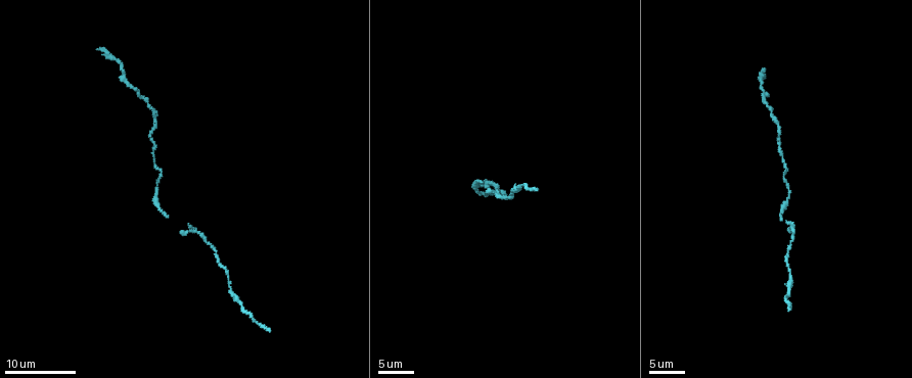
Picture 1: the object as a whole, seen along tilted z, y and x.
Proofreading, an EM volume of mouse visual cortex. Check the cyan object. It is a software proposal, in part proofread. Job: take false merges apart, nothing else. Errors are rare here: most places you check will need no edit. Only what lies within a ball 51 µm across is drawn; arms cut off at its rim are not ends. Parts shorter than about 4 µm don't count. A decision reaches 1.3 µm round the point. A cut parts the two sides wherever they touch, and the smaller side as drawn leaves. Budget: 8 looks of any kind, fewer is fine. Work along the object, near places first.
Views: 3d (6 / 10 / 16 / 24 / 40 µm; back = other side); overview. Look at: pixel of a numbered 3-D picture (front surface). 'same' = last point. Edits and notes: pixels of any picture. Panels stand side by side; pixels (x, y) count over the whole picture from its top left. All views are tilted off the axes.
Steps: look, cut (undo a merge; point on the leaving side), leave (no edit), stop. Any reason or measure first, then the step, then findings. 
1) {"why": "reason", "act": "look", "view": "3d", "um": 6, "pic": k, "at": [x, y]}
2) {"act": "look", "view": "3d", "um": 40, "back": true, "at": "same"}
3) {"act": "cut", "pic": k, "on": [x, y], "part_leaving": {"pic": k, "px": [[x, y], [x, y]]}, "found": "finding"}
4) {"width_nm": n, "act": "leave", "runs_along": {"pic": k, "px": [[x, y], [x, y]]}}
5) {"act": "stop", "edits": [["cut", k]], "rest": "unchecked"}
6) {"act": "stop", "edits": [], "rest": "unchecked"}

{"act": "look", "view": "3d", "um": 10, "pic": 1, "at": [157, 203]}

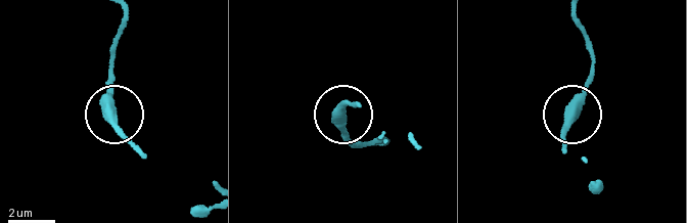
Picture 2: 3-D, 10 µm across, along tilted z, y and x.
{"width_nm": 410, "act": "leave", "runs_along": {"pic": 2, "px": [[576, 110], [563, 153]]}, "found": "continuous, no second neuron"}

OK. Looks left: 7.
{"why": "a narrow waist", "act": "look", "view": "3d", "um": 10, "pic": 1, "at": [152, 139]}

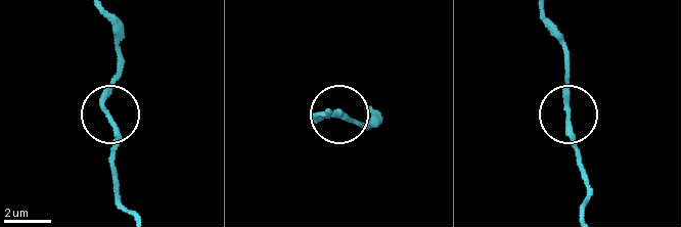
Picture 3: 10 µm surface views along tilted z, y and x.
{"act": "leave", "runs_along": {"pic": 3, "px": [[582, 209], [589, 179], [568, 117], [564, 38]]}, "found": "continuous, no second neuron"}

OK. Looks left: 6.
{"why": "calibre changes", "act": "look", "view": "3d", "um": 16, "pic": 1, "at": [243, 307]}

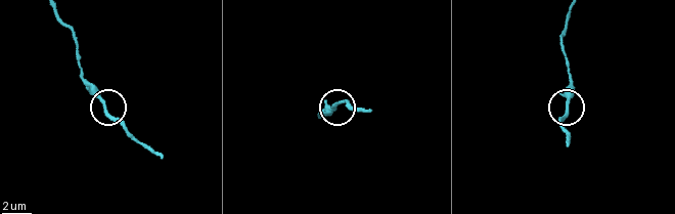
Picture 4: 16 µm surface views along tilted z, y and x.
{"width_nm": 240, "act": "leave", "found": "one neuron here"}

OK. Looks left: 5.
{"why": "calibre changes", "act": "look", "view": "3d", "um": 10, "pic": 1, "at": [793, 234]}

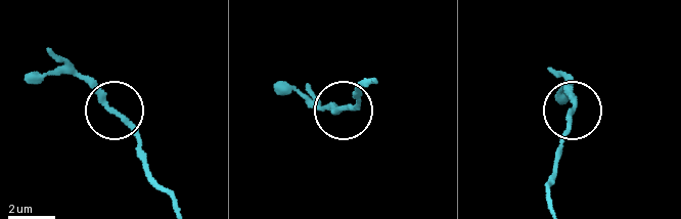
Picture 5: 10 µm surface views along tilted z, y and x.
{"act": "leave", "found": "one neuron here"}

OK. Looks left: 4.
{"act": "stop", "edits": [], "rest": "unchecked"}

